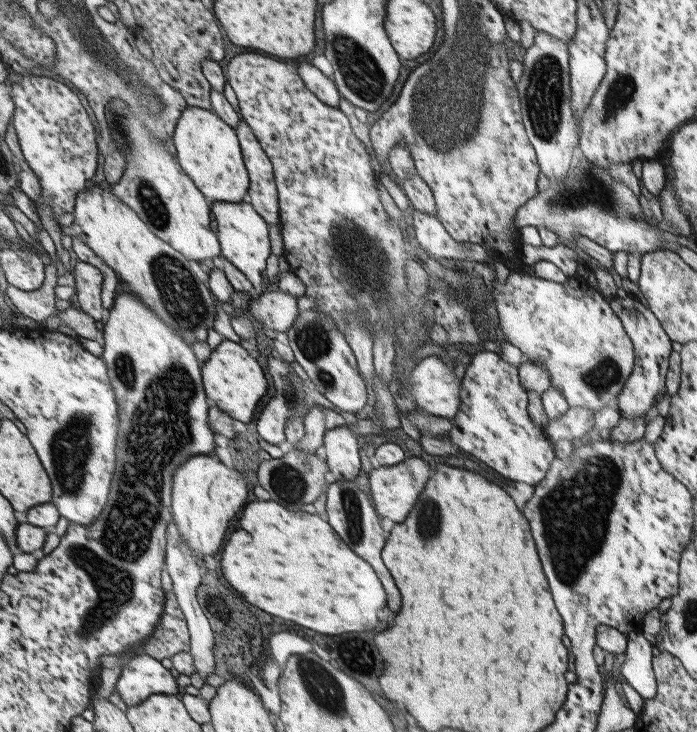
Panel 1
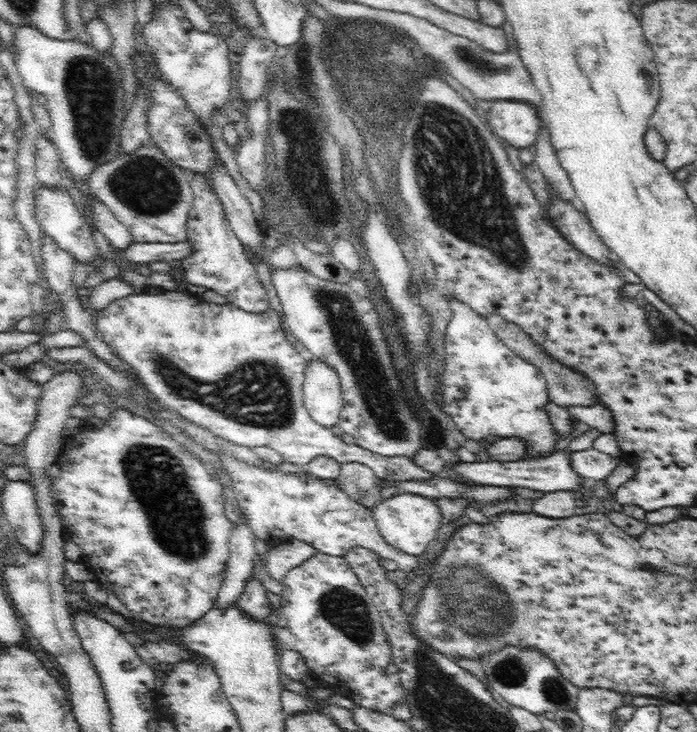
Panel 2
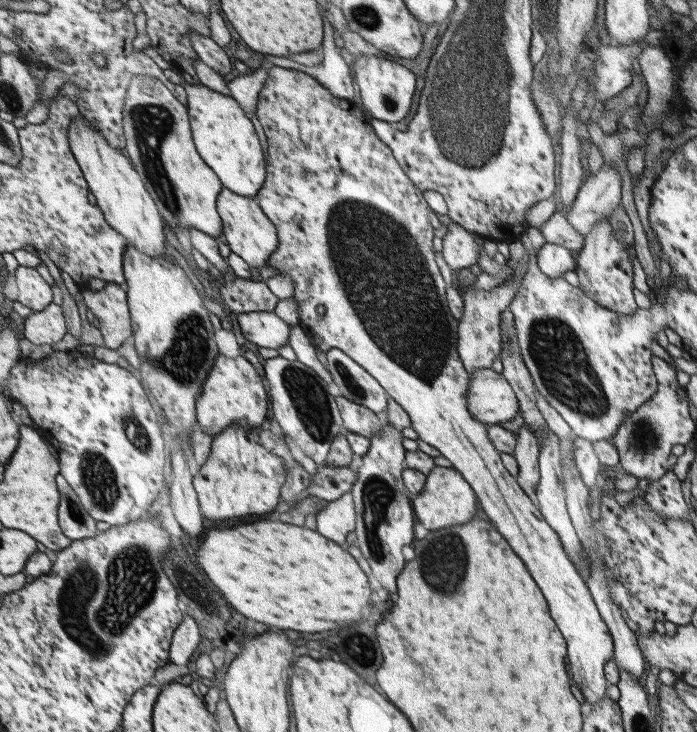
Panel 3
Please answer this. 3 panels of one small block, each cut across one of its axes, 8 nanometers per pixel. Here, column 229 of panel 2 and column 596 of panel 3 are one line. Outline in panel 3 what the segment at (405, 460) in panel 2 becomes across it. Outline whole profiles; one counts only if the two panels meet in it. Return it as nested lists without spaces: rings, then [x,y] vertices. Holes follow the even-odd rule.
[[[527,232],[521,236],[520,242],[528,253],[528,268],[521,280],[520,291],[508,310],[515,320],[517,342],[526,369],[534,380],[537,392],[560,413],[576,436],[593,444],[598,440],[612,440],[624,419],[648,402],[658,390],[651,346],[657,333],[666,327],[666,318],[643,309],[630,316],[609,311],[599,301],[592,300],[583,288],[570,285],[564,276],[552,278],[540,269],[537,252]]]

